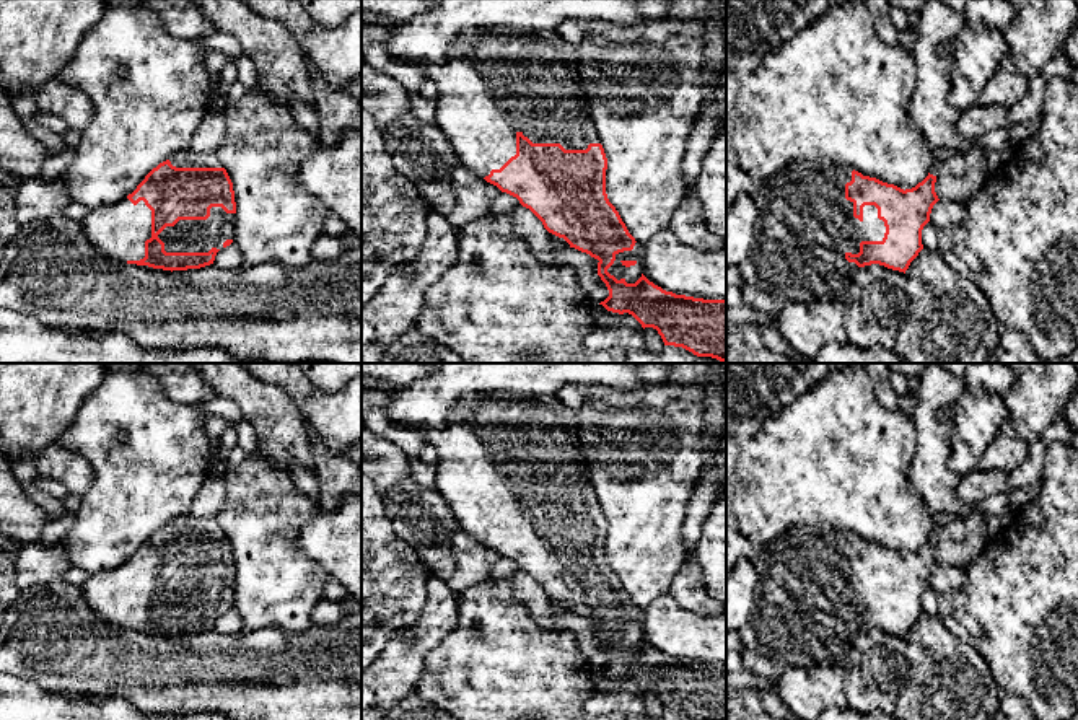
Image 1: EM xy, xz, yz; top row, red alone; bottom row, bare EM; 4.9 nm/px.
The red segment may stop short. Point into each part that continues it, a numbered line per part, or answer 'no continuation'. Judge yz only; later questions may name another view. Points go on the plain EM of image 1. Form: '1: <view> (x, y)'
1: yz (806, 590)

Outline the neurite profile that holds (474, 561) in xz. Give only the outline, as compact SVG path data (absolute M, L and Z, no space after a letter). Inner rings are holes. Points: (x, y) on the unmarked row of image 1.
M462 528L451 534L451 552L456 562L456 572L448 580L448 585L456 593L485 580L490 575L492 567L502 559L497 551L474 539Z

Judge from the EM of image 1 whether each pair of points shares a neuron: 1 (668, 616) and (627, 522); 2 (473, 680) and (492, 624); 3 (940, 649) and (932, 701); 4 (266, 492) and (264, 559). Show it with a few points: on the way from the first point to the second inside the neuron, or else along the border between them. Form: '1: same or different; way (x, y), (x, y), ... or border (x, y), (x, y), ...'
1: different; border (668, 592), (660, 595), (644, 611)
2: same; way (486, 667), (492, 660), (492, 637)
3: same; way (940, 662), (940, 688)
4: same; way (264, 509), (264, 543)

